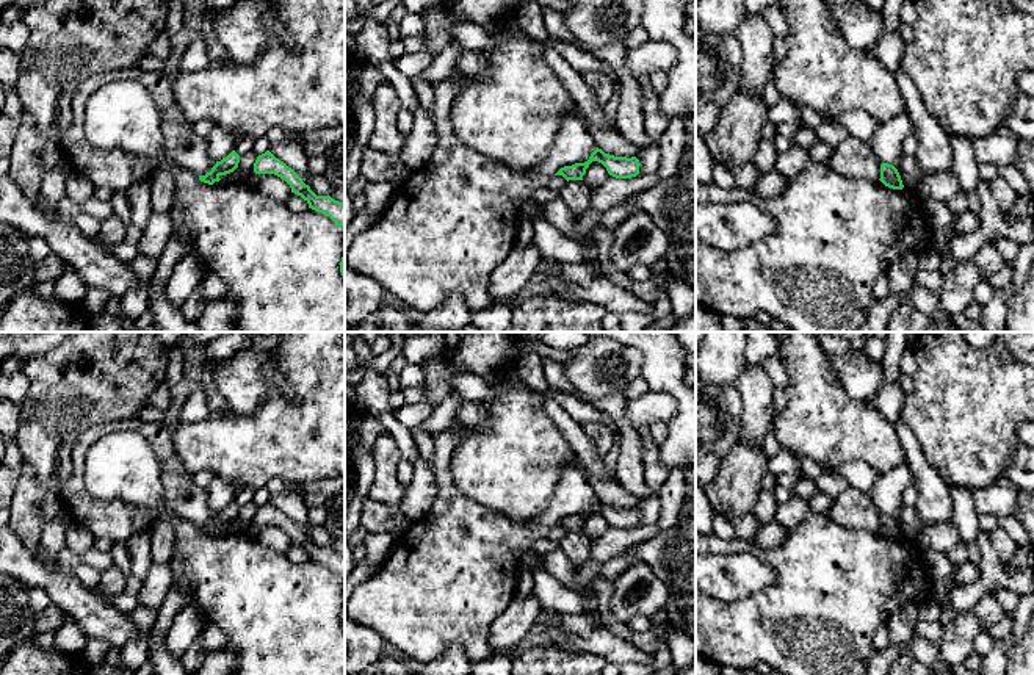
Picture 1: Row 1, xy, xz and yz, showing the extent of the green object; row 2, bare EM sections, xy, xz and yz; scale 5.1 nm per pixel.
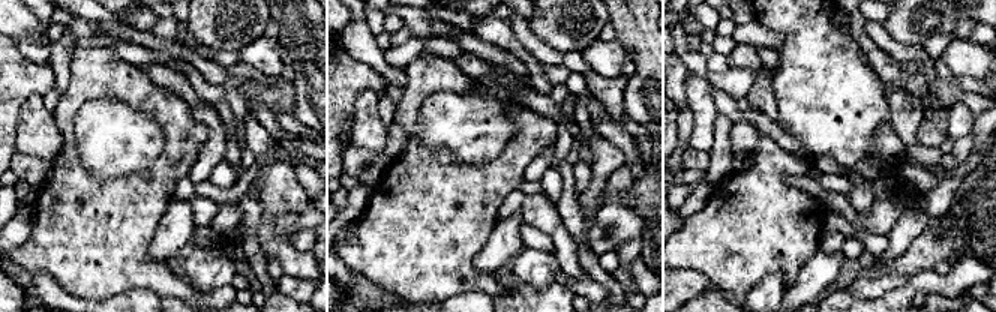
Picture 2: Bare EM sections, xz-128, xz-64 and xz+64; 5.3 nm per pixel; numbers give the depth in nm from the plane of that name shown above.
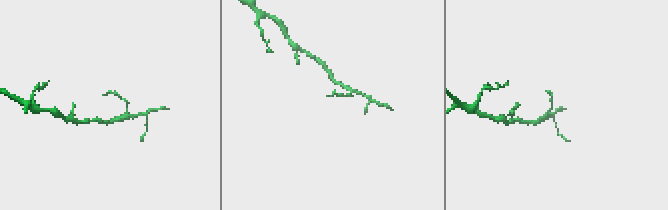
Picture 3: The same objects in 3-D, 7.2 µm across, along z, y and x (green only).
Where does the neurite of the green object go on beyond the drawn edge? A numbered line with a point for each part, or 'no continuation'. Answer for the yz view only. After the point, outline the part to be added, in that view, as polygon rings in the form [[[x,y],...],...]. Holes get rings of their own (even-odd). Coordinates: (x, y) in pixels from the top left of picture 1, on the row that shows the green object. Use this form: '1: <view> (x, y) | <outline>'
no continuation

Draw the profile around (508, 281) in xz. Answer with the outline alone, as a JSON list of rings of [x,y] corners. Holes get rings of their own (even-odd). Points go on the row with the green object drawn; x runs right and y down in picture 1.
[[[534,243],[525,249],[512,249],[490,276],[490,305],[512,304],[522,294],[533,274],[544,266],[542,257]]]

